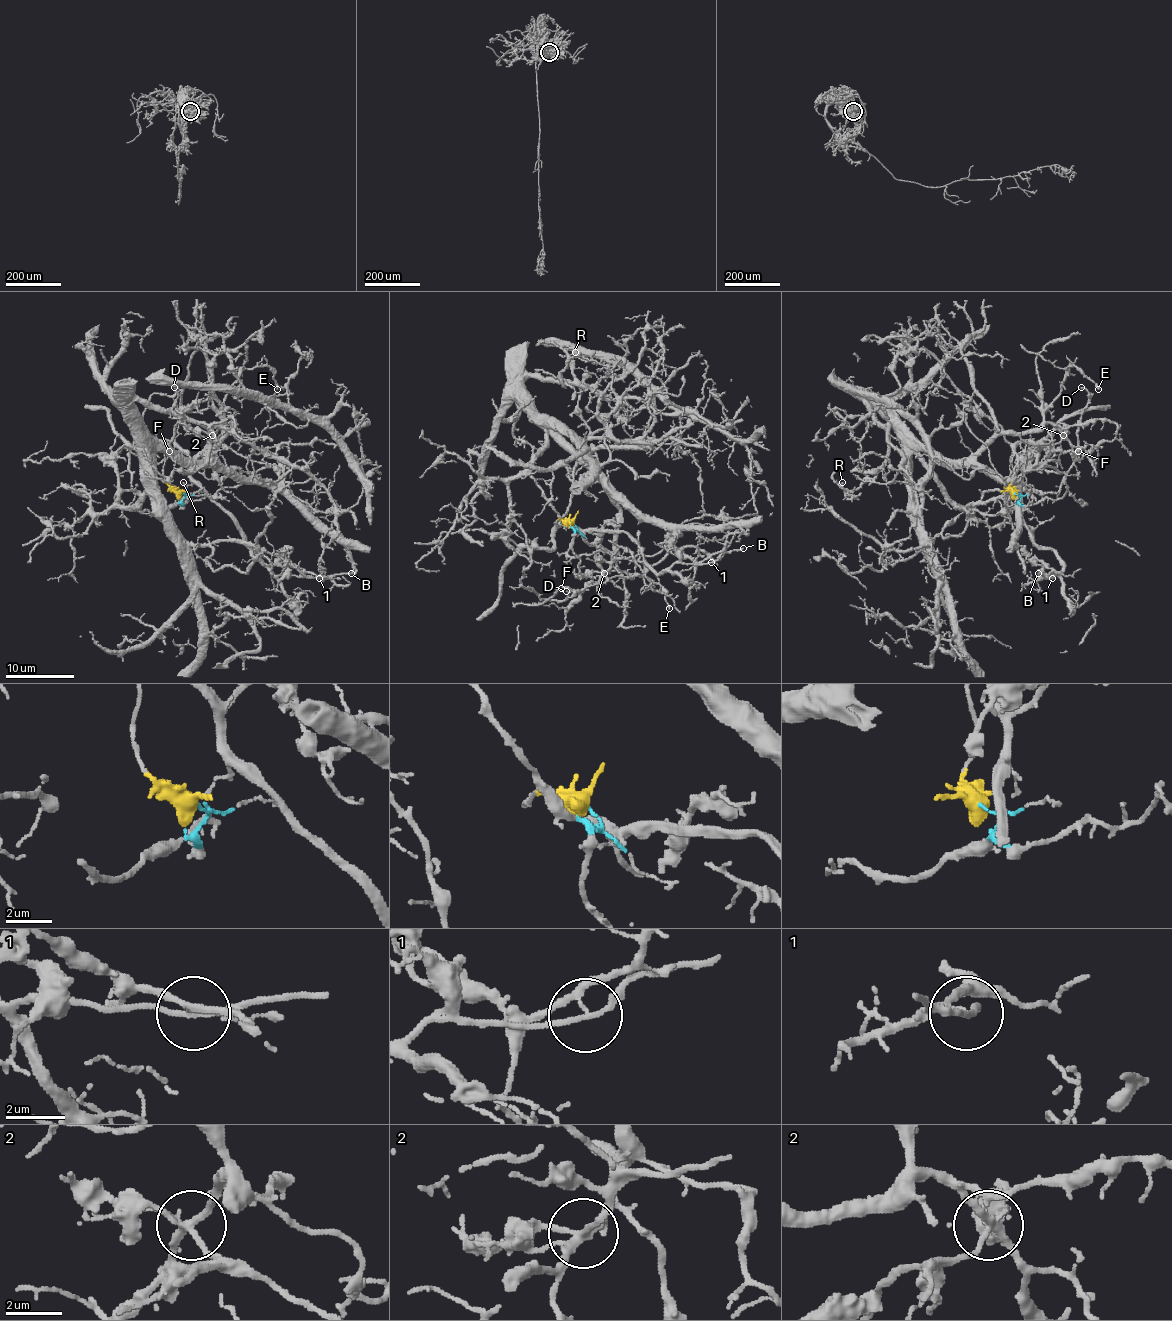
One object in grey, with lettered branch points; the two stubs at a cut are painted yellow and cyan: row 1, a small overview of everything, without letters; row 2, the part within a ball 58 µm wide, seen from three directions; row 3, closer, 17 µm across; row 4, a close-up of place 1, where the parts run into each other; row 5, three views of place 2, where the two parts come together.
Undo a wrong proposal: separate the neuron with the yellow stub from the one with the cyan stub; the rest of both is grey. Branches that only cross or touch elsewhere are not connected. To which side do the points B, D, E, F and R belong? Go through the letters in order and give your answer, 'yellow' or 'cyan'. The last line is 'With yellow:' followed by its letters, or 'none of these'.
B: yellow
D: cyan
E: cyan
F: cyan
R: cyan
With yellow: B

